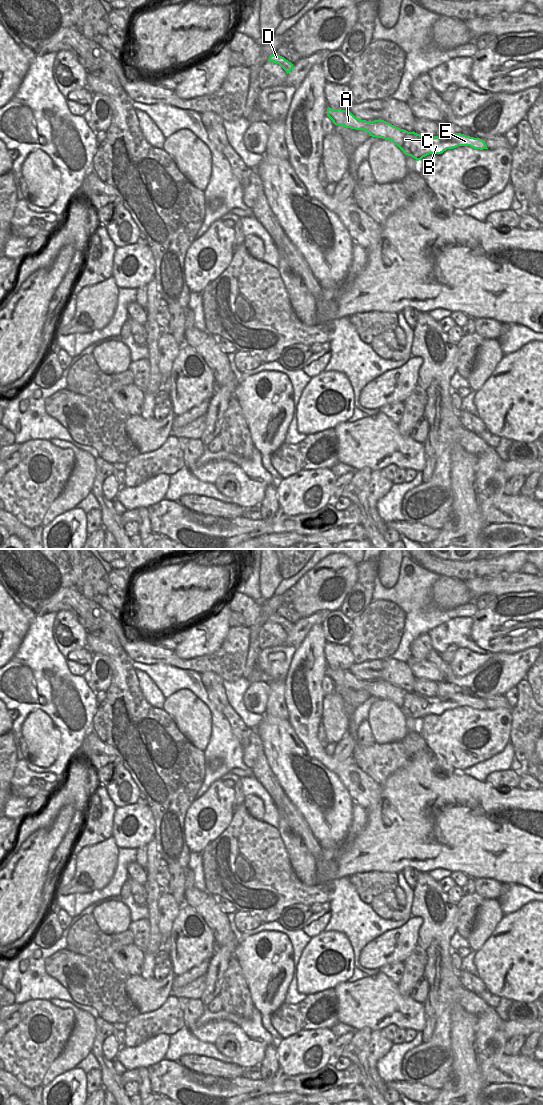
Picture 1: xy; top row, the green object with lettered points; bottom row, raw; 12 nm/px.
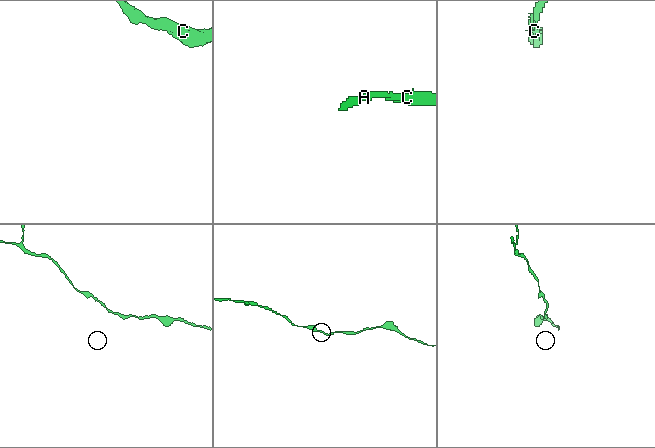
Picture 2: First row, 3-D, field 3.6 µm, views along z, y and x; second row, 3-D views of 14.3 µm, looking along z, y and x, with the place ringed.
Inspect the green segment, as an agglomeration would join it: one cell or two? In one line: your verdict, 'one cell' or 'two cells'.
one cell

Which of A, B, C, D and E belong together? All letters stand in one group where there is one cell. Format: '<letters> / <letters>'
A B C D E

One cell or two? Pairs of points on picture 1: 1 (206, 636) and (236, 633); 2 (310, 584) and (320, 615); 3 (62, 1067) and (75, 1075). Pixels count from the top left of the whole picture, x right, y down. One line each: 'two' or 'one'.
1: two
2: two
3: two

